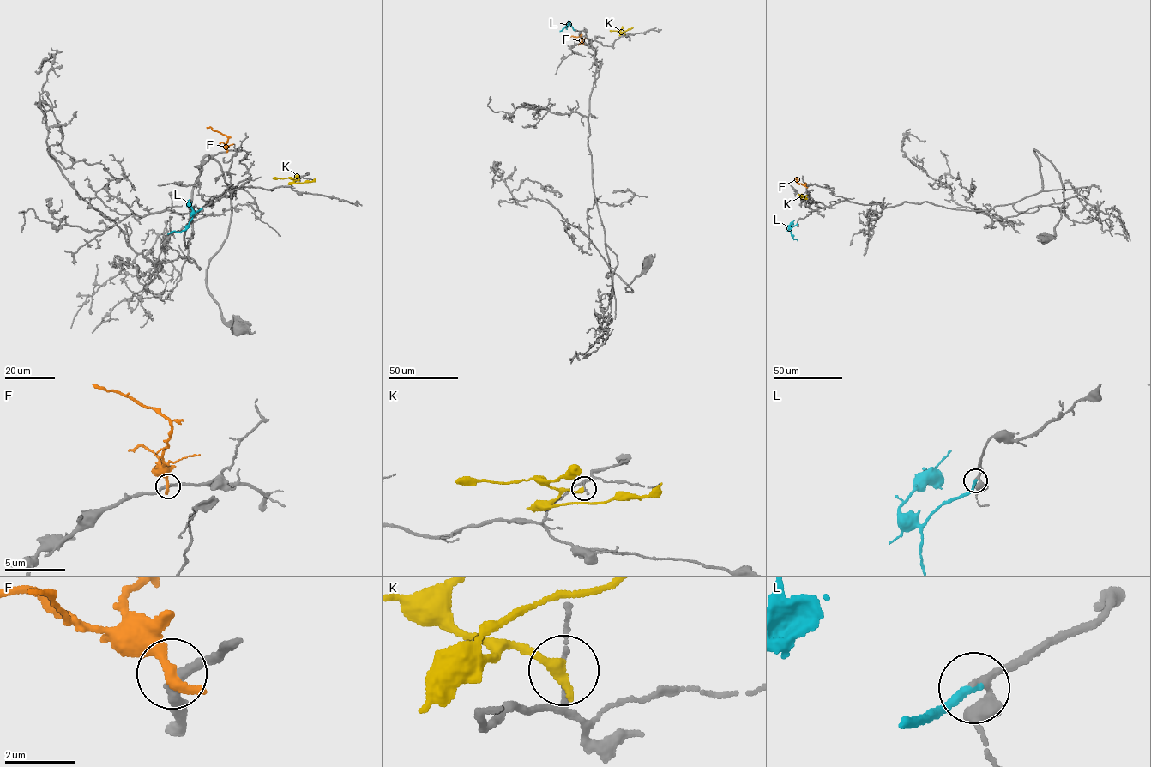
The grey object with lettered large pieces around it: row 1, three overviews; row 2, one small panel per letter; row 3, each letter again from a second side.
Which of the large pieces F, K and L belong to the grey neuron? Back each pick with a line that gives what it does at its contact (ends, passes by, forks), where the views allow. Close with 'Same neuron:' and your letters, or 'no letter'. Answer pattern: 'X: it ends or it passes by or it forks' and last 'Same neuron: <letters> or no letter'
L: it ends
Same neuron: L

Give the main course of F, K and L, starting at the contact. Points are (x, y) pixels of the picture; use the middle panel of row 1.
F: (583, 43), (581, 34), (569, 39)
K: (624, 33), (622, 33), (632, 27)
L: (575, 30), (569, 23), (559, 31)

